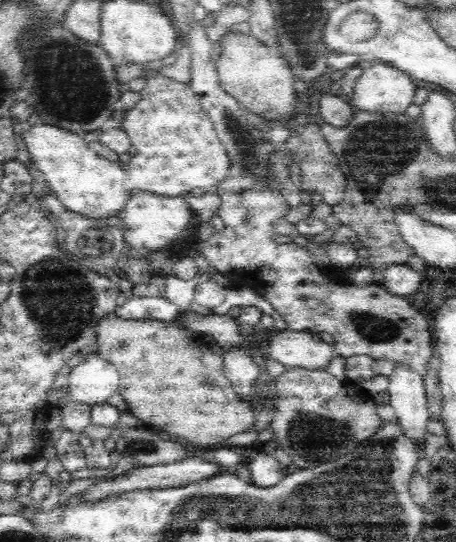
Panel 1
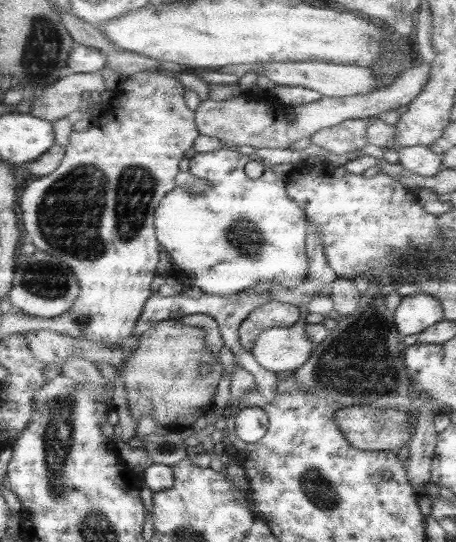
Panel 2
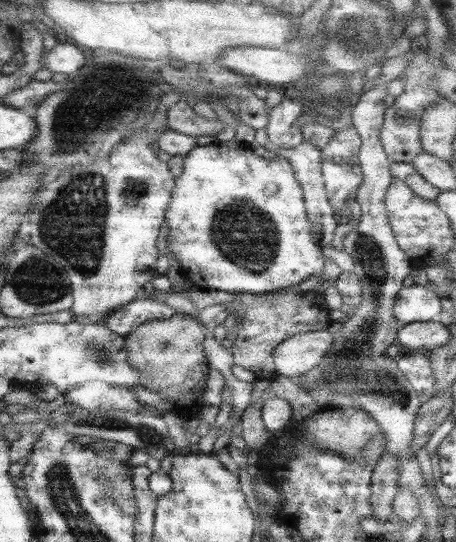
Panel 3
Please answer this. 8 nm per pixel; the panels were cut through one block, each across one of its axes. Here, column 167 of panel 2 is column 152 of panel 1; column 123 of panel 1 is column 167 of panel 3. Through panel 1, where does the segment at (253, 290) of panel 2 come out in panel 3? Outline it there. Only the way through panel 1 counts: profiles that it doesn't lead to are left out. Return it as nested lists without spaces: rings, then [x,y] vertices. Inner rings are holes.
[[[136,299],[123,306],[117,306],[104,319],[105,325],[116,334],[126,334],[136,330],[146,321],[167,319],[176,315],[176,310],[163,302],[151,299]]]

